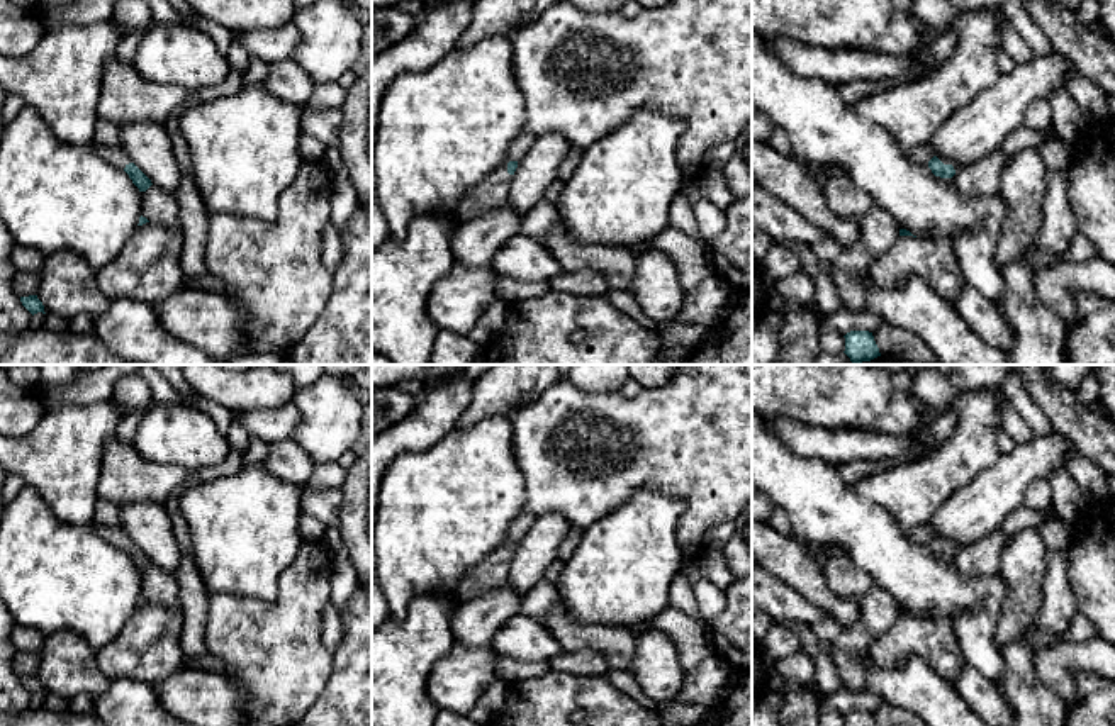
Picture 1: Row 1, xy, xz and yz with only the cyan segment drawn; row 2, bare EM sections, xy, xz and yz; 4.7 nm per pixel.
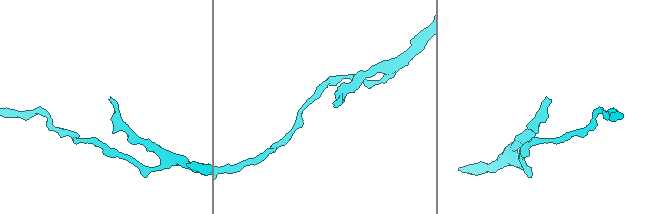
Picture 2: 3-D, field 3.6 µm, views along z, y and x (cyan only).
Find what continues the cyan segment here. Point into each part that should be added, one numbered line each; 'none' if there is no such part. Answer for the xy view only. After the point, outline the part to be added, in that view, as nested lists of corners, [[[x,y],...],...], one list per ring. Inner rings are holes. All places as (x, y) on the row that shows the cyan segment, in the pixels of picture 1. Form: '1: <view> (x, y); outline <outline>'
1: xy (114, 155); outline [[[95,141],[92,144],[95,146],[98,156],[115,168],[124,170],[129,163],[132,163],[127,153],[119,146],[105,146]]]

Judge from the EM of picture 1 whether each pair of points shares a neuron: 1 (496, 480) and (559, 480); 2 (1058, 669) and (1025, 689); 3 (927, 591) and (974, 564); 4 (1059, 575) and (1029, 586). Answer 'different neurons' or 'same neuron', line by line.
1: different neurons
2: different neurons
3: different neurons
4: different neurons

